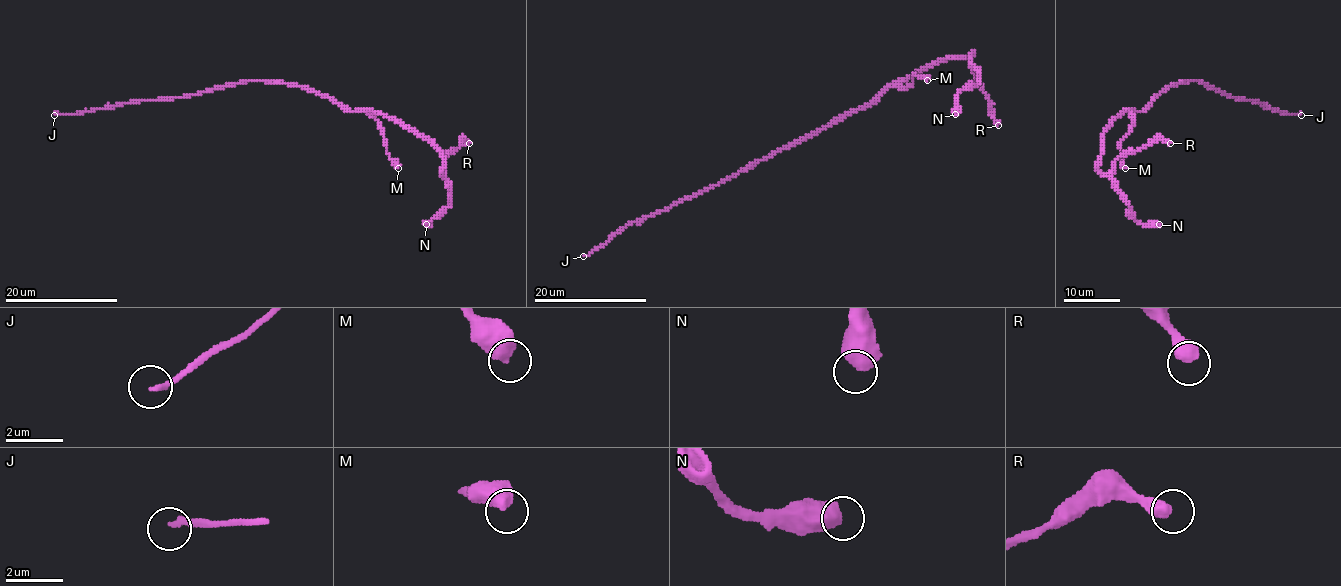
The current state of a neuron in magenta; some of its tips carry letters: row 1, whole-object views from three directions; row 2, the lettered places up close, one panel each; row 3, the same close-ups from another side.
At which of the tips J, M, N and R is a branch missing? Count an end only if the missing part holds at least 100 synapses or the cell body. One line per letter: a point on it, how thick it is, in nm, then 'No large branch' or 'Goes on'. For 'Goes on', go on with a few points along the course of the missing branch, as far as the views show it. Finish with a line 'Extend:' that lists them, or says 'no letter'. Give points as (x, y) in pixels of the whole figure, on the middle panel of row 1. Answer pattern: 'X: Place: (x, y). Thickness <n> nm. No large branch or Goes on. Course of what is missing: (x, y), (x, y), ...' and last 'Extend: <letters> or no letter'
J: Place: (583, 256). Thickness 180 nm. Goes on
M: Place: (927, 80). Thickness 600 nm. No large branch
N: Place: (955, 114). Thickness 650 nm. No large branch
R: Place: (998, 125). Thickness 500 nm. No large branch
Extend: J

